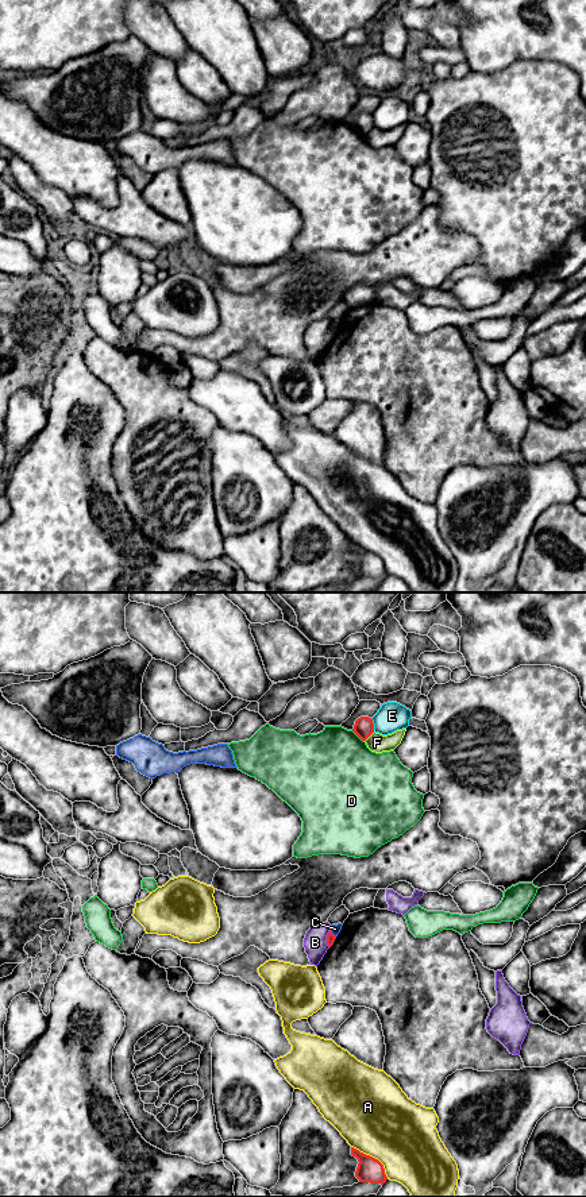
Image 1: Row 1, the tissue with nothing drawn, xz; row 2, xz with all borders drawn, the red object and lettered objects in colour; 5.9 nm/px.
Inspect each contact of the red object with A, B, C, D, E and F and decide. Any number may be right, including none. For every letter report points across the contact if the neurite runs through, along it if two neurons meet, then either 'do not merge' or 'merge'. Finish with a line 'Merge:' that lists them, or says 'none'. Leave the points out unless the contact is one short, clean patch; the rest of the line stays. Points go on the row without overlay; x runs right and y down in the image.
A: do not merge
B: do not merge
C: along xz (330, 325), (335, 333) | do not merge
D: do not merge
E: along xz (370, 114), (374, 126) | do not merge
F: along xz (374, 127), (365, 136) | do not merge
Merge: none

